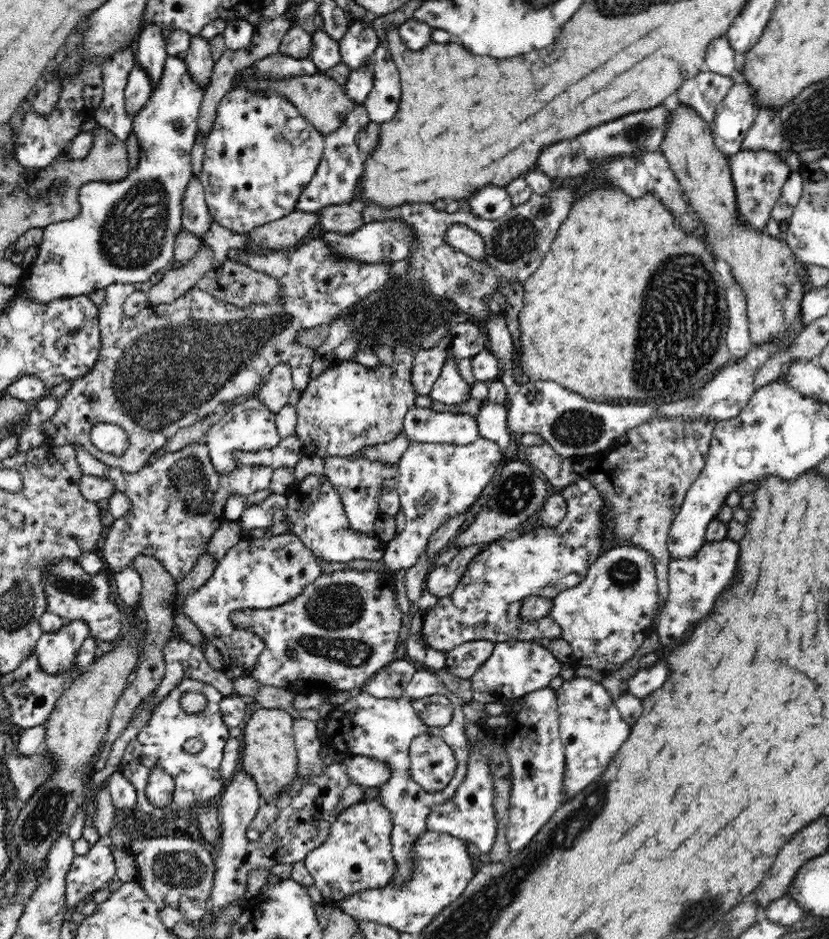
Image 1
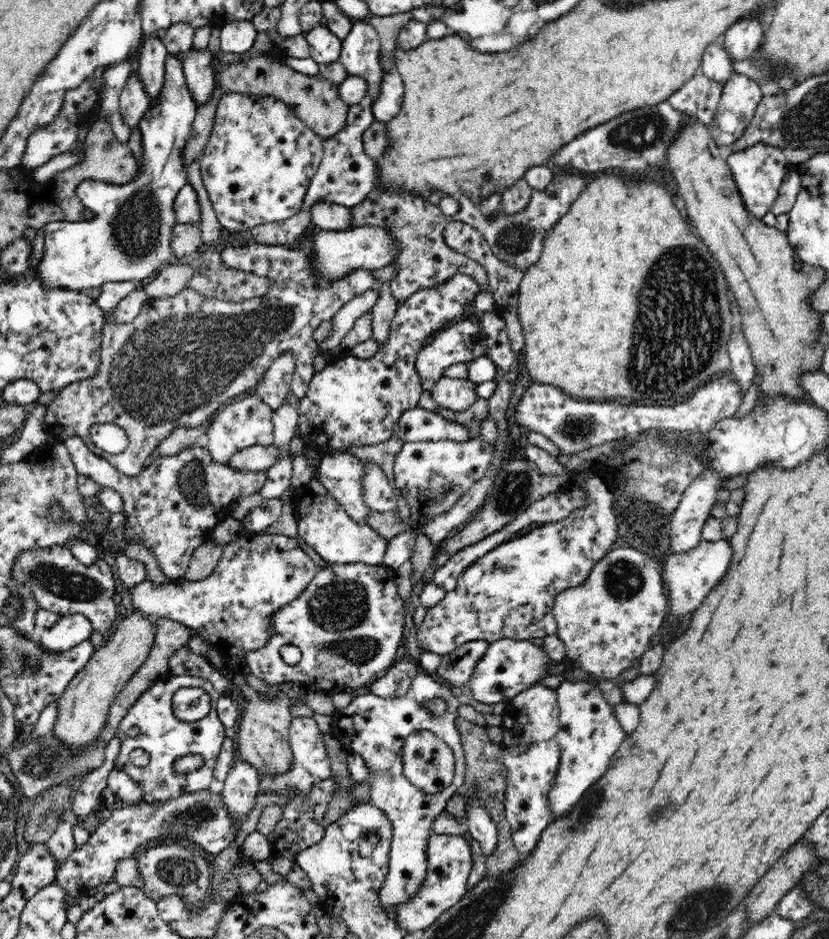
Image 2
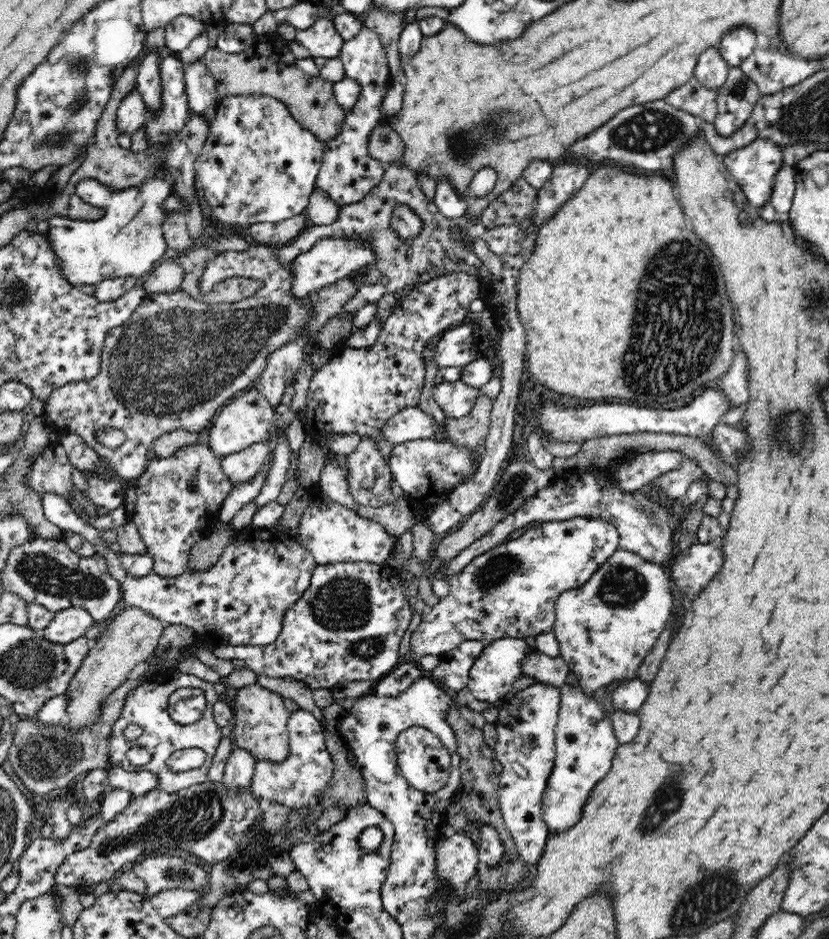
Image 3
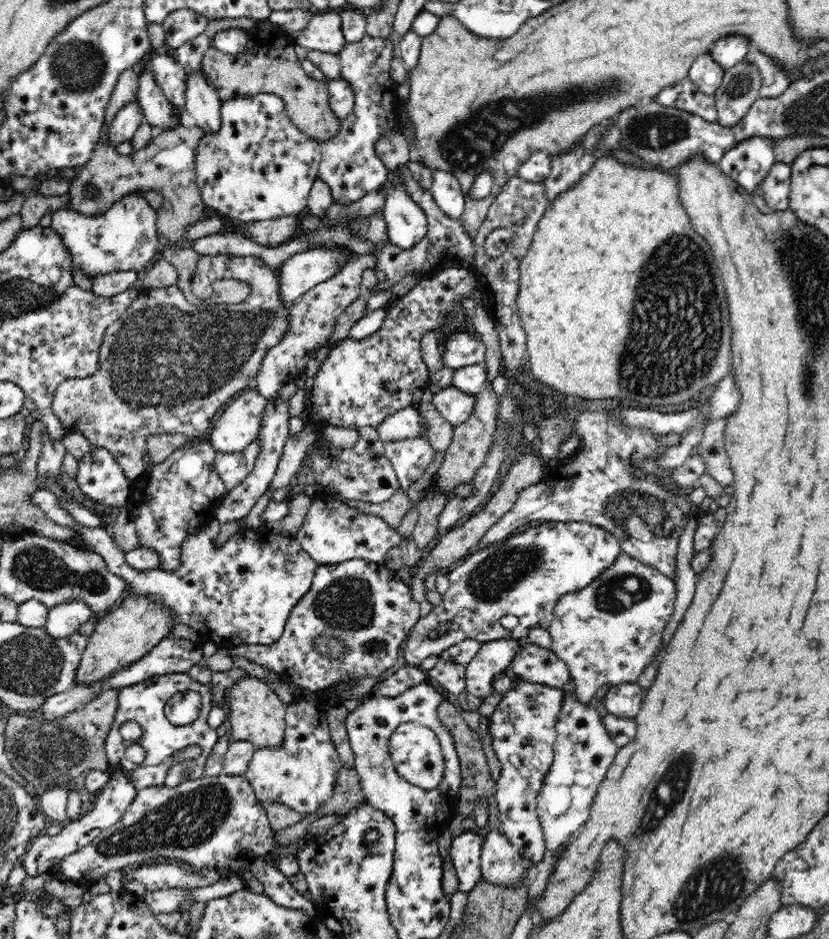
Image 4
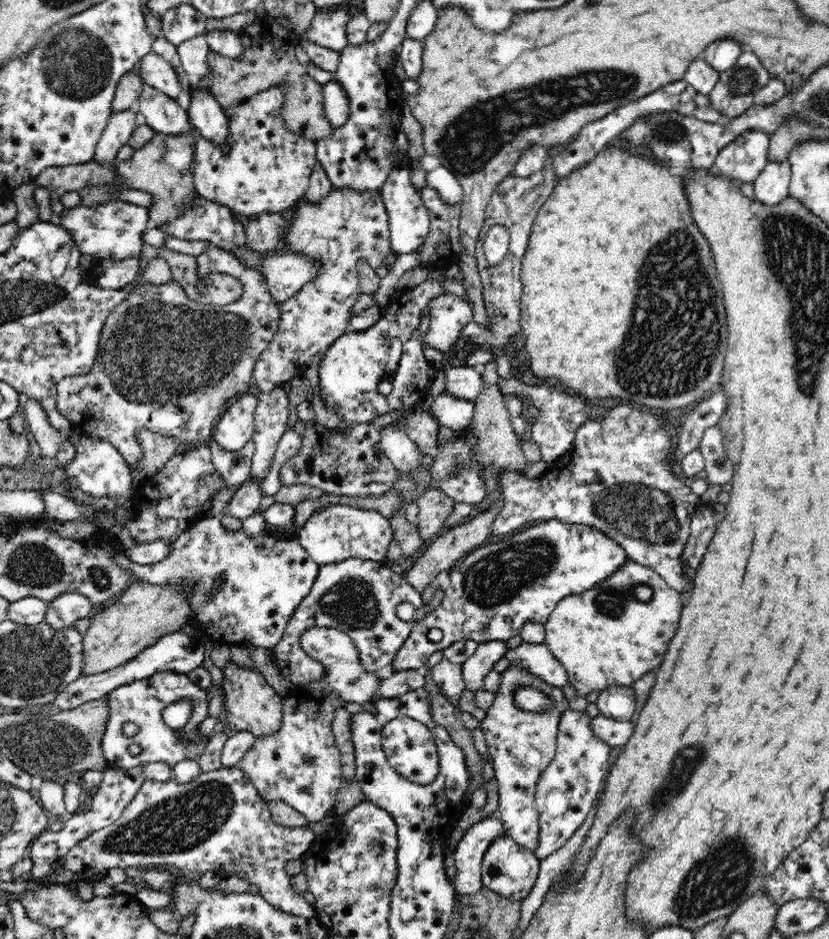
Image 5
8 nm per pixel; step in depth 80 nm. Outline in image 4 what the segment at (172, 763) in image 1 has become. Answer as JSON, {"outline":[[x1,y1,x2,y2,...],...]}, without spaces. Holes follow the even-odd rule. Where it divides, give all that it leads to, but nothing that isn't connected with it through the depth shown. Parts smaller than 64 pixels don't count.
{"outline":[[166,673,161,675,152,675,150,678,142,682,122,687,118,692,118,708,116,708,115,720,112,724,111,732,105,741,105,752,109,765,112,766,113,771,116,769,132,771,139,767,159,766,163,764,167,758,172,758,175,753,184,750,188,746,199,746,202,749,202,755,196,760,184,761,181,764,176,764,168,770,165,776,165,786,178,787,180,780,186,782,188,780,198,780,202,778,208,761,208,756,212,753,216,742,219,740,217,729,208,725,208,716,212,702,212,685,202,684,200,681,192,678,186,673],[187,690,194,690,200,693,202,697,202,708,198,719,192,724,186,726,174,726,168,721,164,715,164,706,170,700,170,697,177,692,184,692],[128,721,134,721,142,727,142,736,139,740,131,742,126,741,120,734,120,728],[132,744,140,744,147,753,146,759,142,764,134,764,125,758,126,749]]}

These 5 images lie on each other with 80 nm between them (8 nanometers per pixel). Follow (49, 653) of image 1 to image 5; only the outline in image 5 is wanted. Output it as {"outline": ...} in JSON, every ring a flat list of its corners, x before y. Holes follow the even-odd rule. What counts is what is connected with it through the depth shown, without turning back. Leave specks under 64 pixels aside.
{"outline":[[75,592,60,594,58,598,48,603,45,622,56,630,70,628,76,620,90,616,92,605,90,599,81,594]]}

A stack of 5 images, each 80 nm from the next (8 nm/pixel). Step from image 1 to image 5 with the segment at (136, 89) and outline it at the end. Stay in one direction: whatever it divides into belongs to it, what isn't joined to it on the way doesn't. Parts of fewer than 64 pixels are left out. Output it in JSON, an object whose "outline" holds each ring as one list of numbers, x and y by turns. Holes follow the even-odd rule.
{"outline":[[126,107,113,112,108,124,98,140,92,161,98,164,111,164,117,160,118,151,128,145,136,128,136,107]]}

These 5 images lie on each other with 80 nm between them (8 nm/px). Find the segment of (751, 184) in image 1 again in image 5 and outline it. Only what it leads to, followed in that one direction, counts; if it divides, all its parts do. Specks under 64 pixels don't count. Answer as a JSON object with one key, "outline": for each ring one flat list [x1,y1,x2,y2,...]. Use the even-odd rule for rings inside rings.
{"outline":[[746,130,718,152,714,166,720,174,737,183,753,184,769,163,768,148,768,134,759,130]]}

